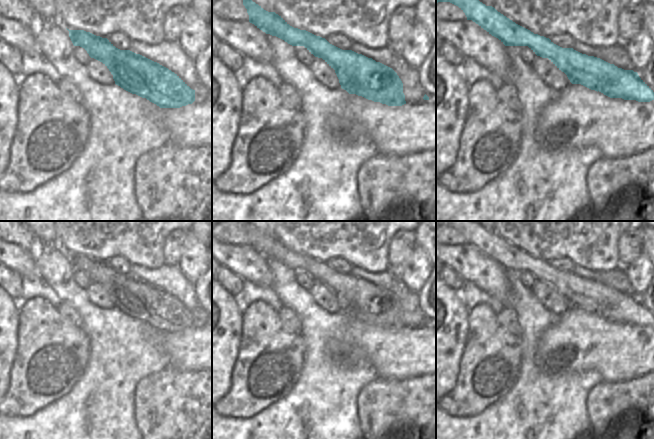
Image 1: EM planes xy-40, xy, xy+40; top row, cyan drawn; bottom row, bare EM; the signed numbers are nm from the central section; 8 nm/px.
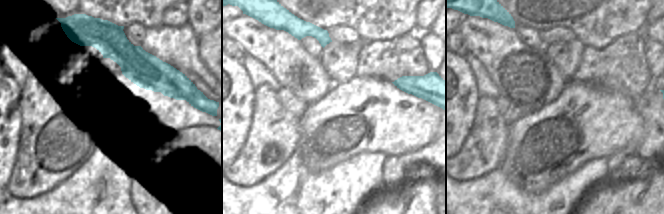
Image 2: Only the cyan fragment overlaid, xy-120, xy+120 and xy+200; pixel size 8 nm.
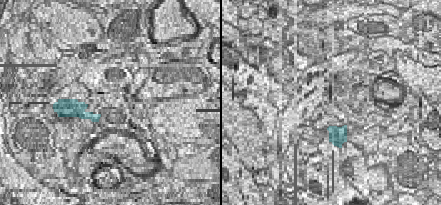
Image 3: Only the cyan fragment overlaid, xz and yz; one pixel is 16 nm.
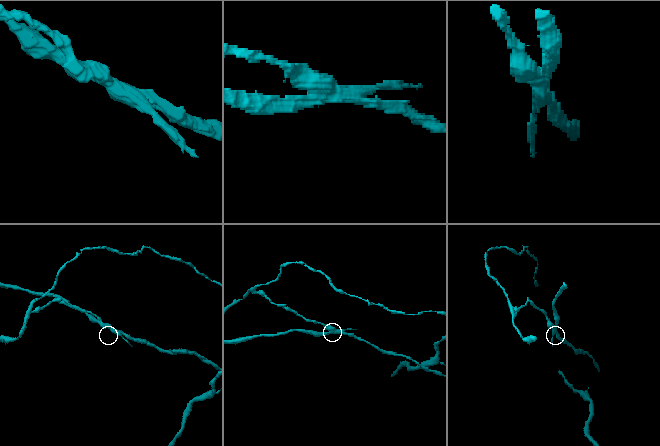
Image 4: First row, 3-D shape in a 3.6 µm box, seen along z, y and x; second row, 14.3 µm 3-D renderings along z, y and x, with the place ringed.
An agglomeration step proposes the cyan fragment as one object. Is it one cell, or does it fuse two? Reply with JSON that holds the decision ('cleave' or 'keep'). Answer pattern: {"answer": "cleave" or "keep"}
{"answer": "cleave"}

